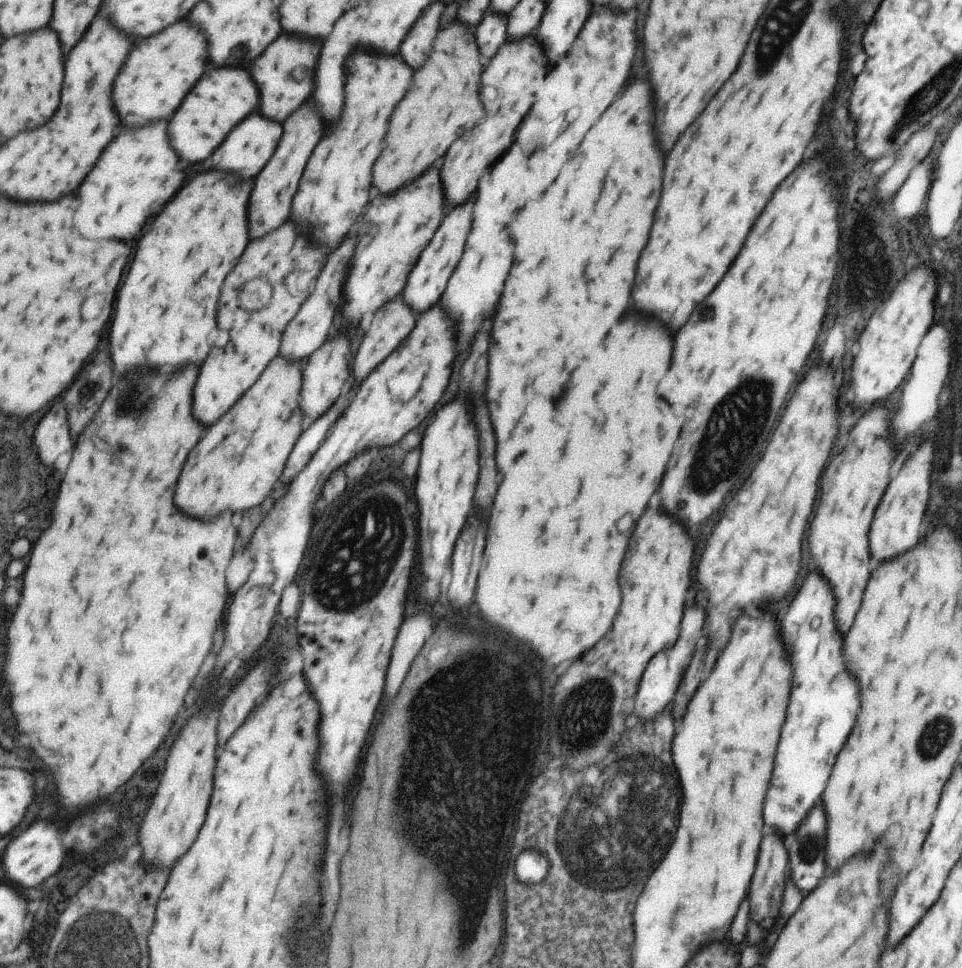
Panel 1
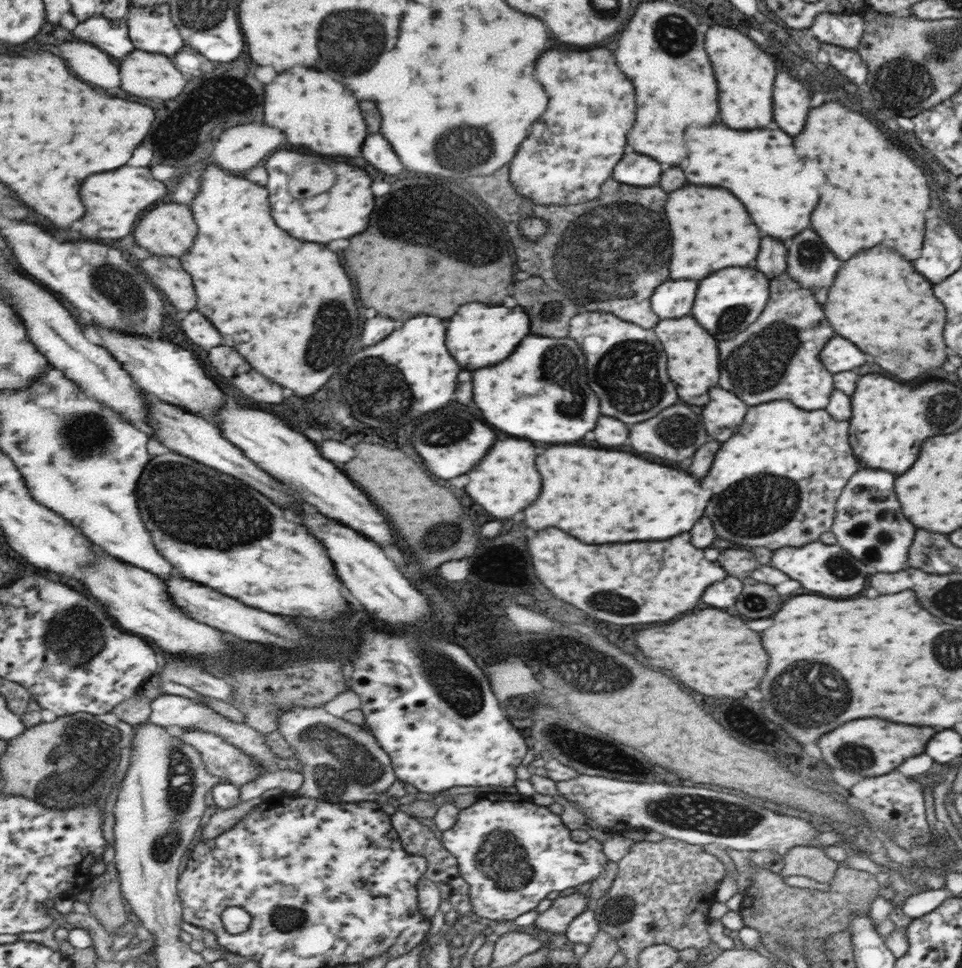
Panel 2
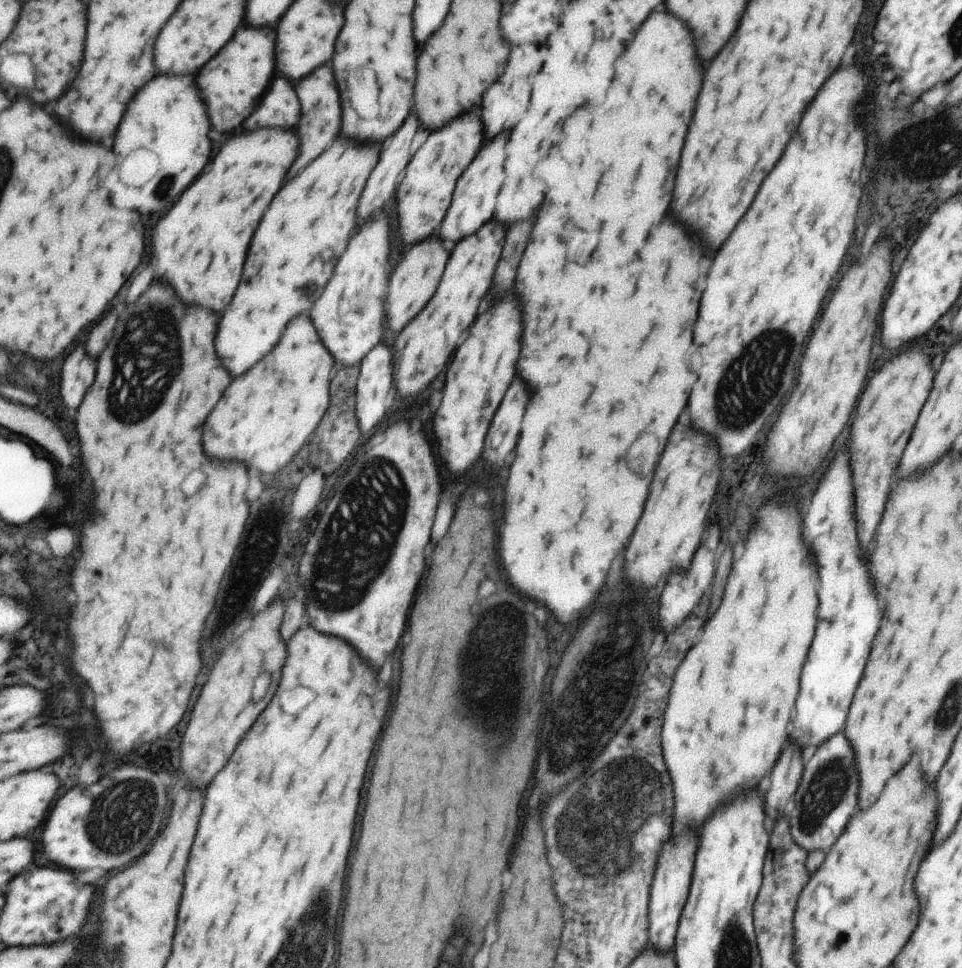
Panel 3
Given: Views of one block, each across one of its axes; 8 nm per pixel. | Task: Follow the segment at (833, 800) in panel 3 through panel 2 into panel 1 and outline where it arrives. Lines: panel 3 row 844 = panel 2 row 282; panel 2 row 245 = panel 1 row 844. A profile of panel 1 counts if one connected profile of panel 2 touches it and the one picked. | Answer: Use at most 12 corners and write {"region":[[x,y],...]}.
{"region":[[815,806],[785,838],[789,876],[803,896],[823,880],[825,816]]}

